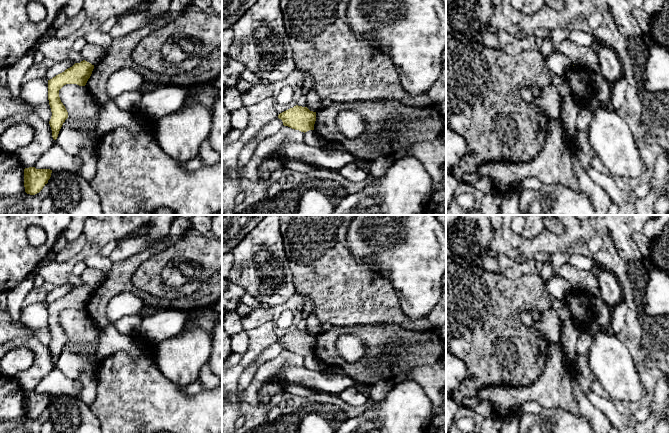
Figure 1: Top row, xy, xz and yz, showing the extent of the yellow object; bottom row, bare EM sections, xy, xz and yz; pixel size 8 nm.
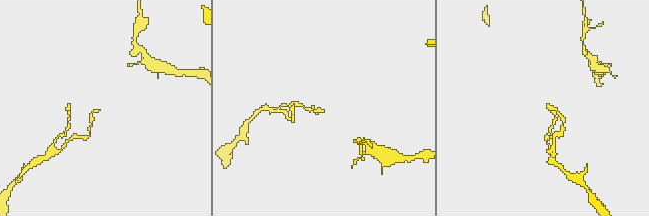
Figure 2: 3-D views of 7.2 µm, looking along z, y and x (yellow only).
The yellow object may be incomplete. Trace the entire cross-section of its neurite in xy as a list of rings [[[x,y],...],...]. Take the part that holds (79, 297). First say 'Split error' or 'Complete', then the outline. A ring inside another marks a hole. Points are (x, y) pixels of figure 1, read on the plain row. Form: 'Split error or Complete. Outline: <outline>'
Complete. Outline: [[[83,284],[48,304],[48,324],[52,336],[49,348],[54,364],[57,363],[63,347],[68,342],[68,336],[59,321],[59,314],[66,308],[85,310],[93,293],[94,289]]]

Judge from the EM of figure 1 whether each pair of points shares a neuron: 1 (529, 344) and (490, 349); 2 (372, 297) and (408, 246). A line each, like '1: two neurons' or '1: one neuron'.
1: one neuron
2: two neurons

